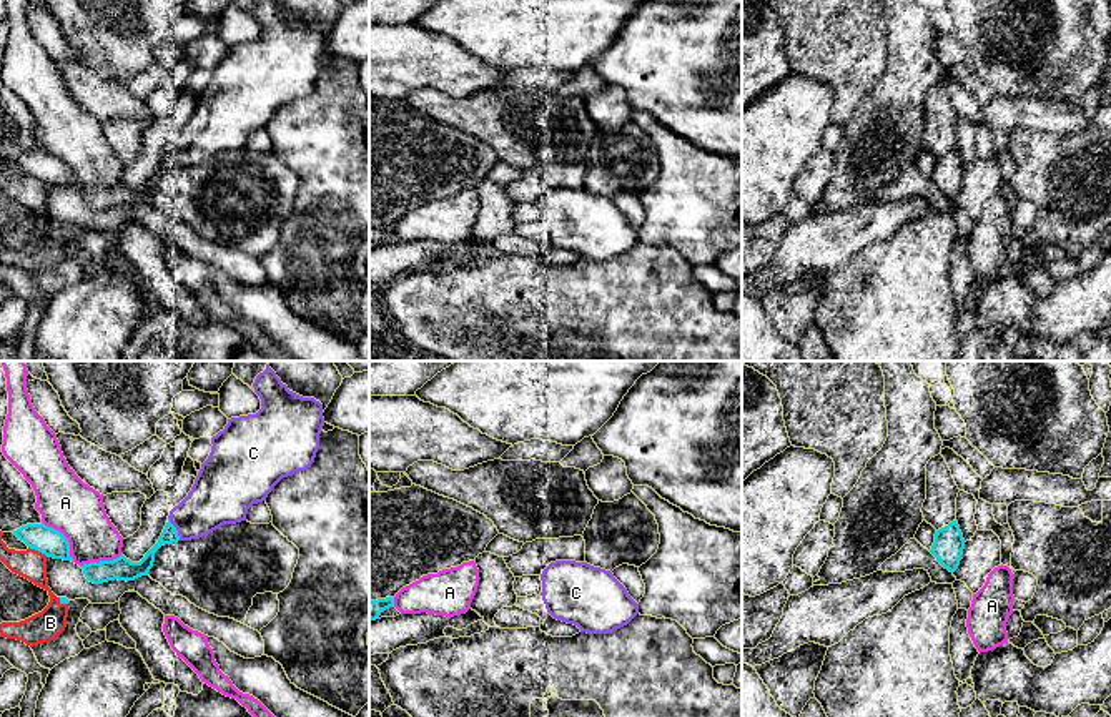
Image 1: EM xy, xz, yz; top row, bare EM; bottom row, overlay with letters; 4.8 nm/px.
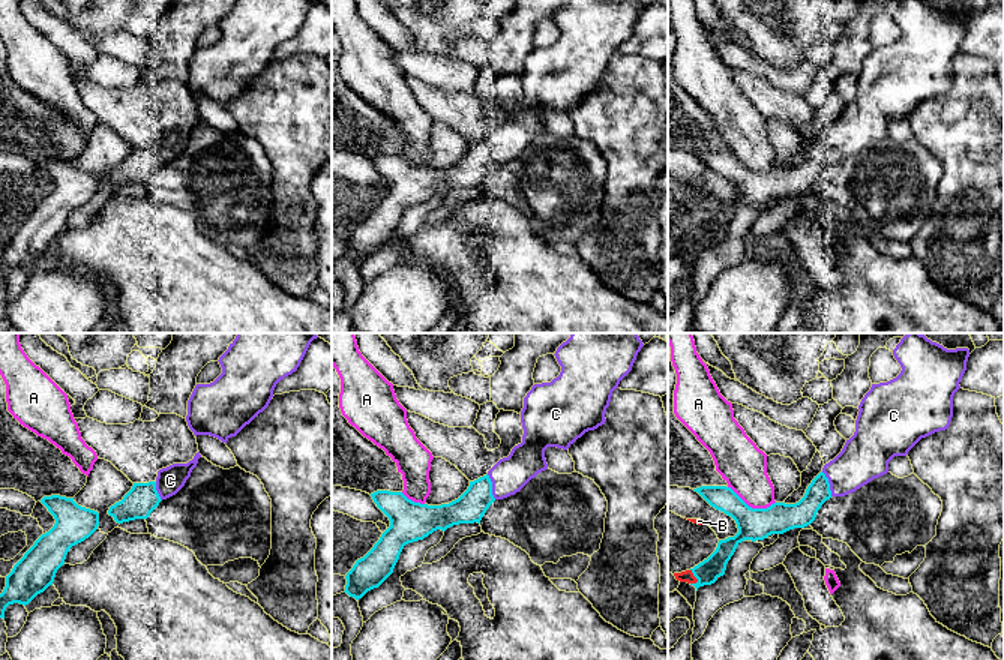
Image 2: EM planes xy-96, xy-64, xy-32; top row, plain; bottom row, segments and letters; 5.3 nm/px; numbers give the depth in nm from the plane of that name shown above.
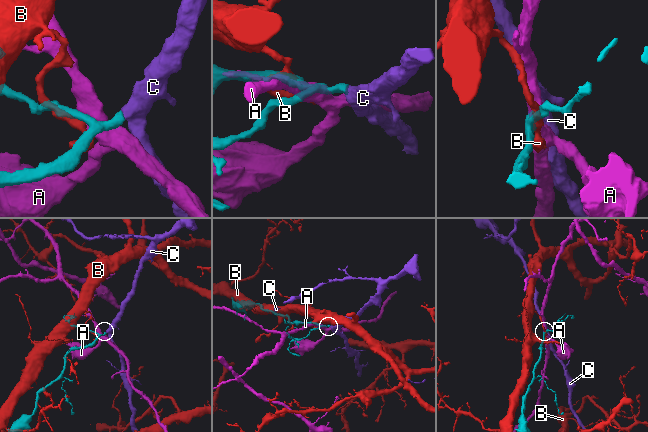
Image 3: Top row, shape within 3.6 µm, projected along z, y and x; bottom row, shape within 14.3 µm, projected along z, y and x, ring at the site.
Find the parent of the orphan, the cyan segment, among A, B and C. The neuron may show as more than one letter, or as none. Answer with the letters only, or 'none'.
C

